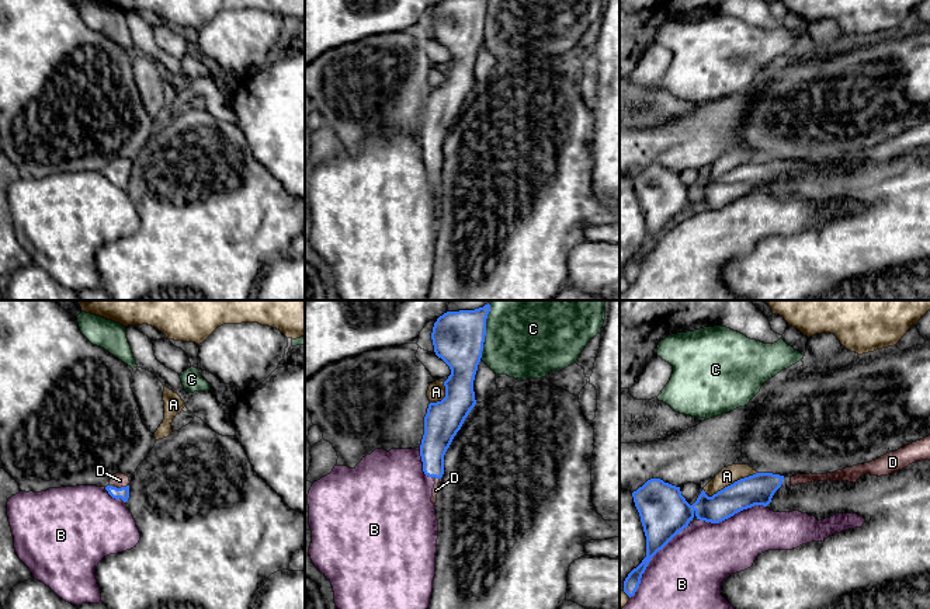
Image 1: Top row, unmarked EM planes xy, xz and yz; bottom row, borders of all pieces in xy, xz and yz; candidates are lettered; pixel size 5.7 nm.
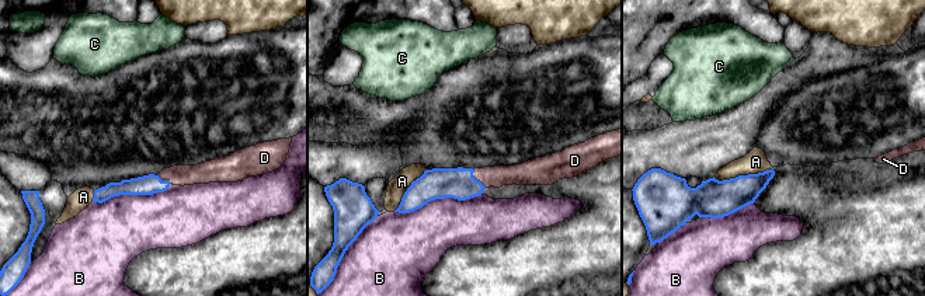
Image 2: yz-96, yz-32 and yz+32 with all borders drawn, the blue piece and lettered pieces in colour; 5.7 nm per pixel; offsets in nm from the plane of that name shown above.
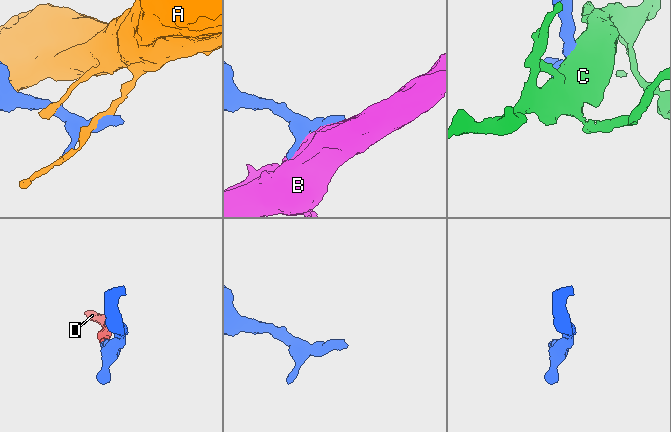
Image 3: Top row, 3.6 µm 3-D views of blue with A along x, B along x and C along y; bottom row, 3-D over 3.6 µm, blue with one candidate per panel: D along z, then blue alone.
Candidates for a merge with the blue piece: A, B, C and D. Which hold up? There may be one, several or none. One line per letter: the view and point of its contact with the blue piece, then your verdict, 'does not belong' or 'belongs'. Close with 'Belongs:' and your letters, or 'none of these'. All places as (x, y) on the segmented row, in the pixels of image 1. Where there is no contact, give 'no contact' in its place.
A: yz (731, 484) | does not belong
B: yz (649, 560) | does not belong
C: xz (485, 331) | does not belong
D: xy (122, 487) | belongs
Belongs: D

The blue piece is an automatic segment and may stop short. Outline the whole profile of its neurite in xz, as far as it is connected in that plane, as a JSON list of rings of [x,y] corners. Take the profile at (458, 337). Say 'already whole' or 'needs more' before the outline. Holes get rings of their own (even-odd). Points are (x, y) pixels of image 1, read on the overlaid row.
needs more; [[[489,303],[475,310],[447,312],[433,327],[434,352],[451,369],[444,382],[445,397],[428,404],[420,445],[423,471],[435,478],[431,497],[434,507],[444,474],[444,455],[476,404],[473,380],[482,358],[489,312]]]

